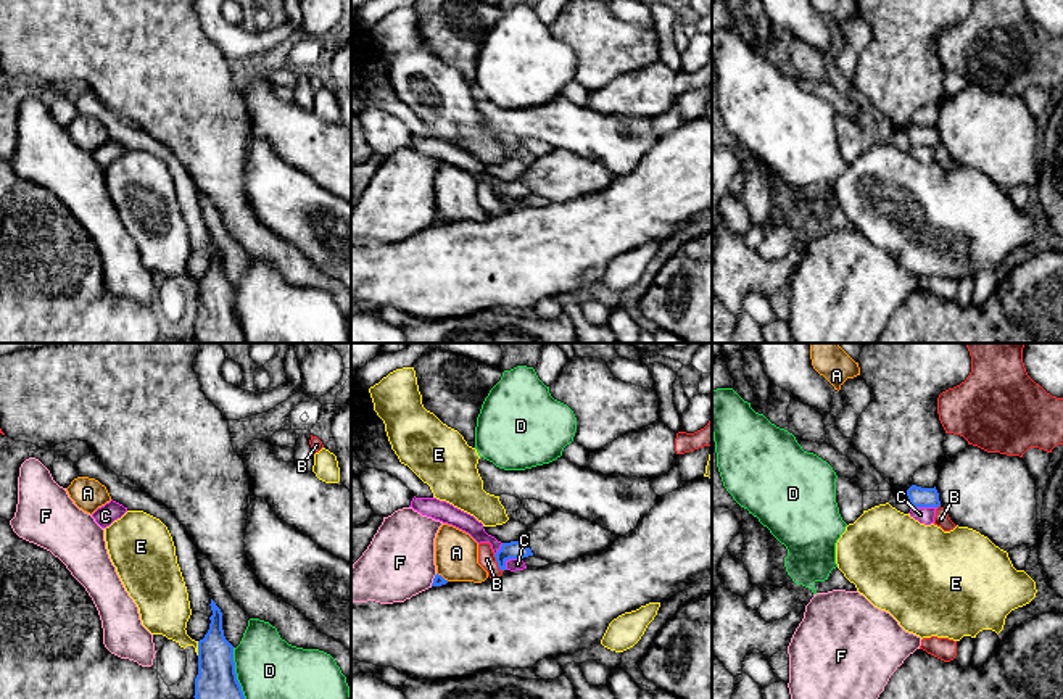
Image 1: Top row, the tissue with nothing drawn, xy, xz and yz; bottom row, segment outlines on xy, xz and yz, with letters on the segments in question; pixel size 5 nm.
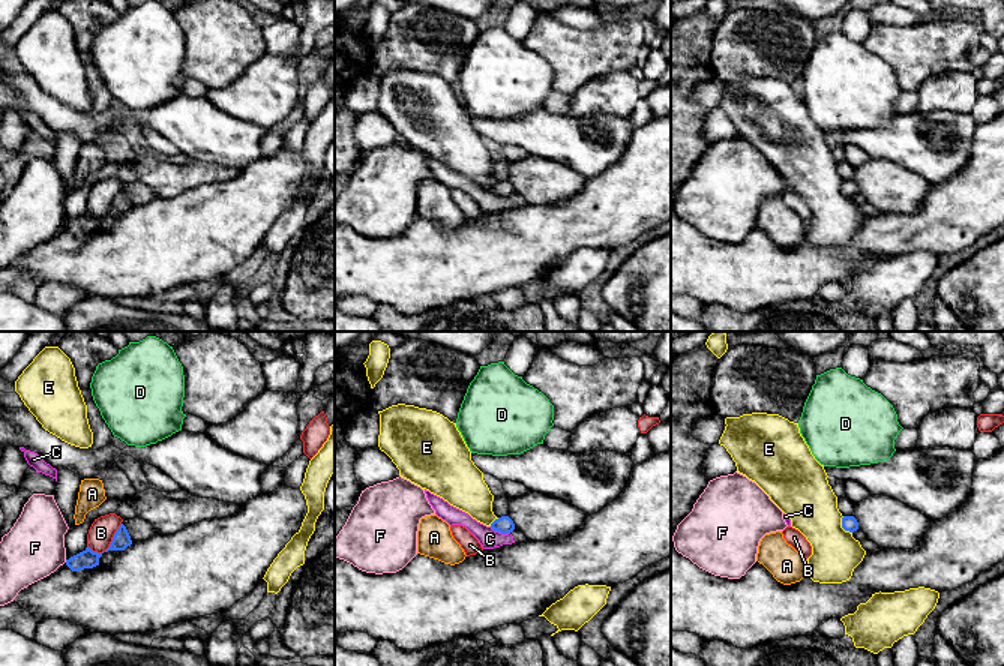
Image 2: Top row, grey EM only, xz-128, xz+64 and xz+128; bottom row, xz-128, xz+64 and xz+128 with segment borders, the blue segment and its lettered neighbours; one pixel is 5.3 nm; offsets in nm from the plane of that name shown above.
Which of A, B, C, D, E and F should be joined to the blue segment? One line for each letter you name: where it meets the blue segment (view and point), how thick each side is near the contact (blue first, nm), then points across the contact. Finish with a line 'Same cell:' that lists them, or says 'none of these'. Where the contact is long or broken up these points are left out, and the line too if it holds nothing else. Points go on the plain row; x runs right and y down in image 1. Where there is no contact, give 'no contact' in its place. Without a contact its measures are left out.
Same cell: none of these

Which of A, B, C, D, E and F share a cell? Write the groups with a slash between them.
A / B / C / D / E / F

